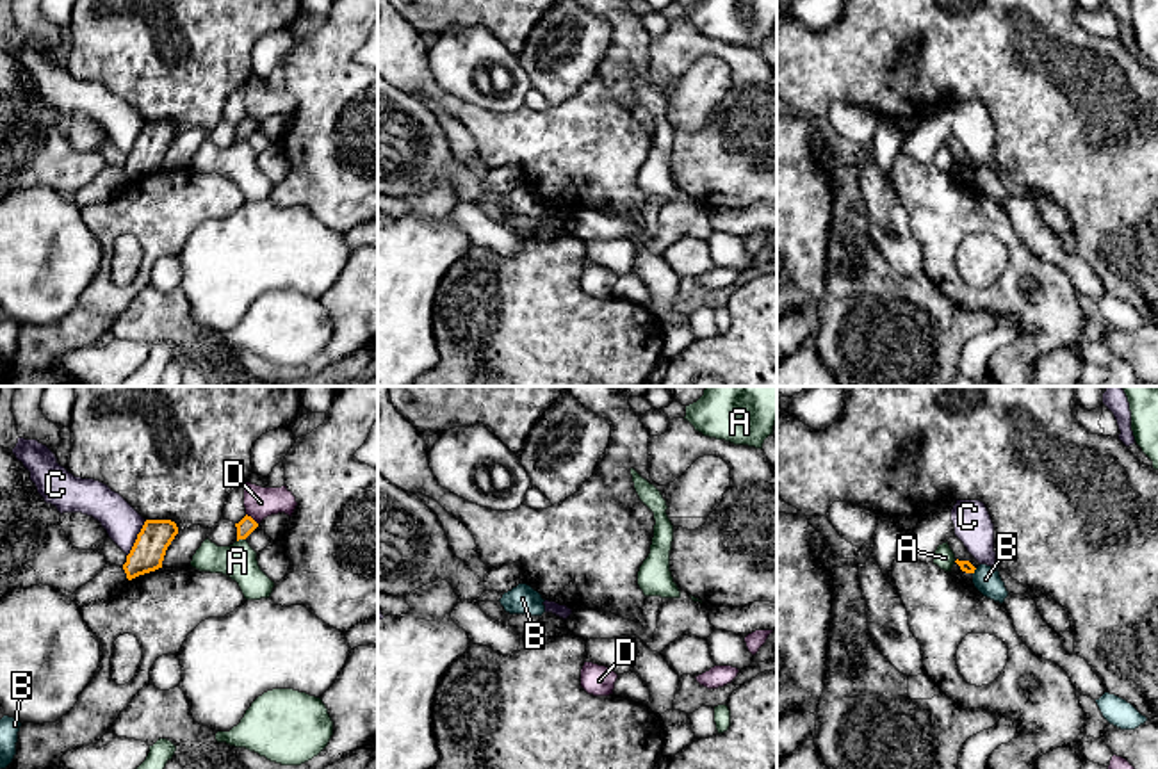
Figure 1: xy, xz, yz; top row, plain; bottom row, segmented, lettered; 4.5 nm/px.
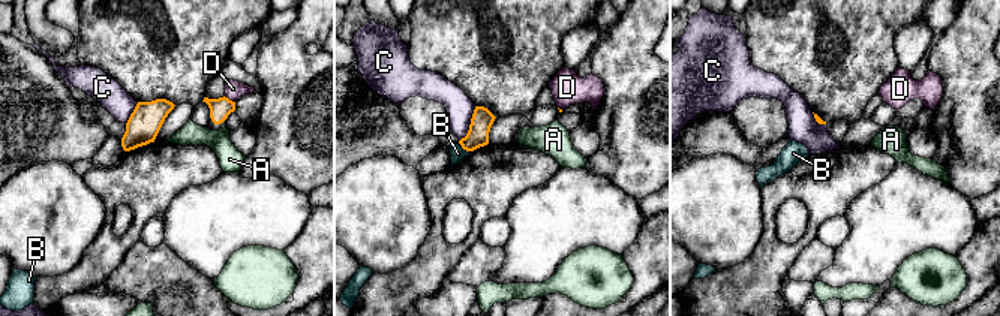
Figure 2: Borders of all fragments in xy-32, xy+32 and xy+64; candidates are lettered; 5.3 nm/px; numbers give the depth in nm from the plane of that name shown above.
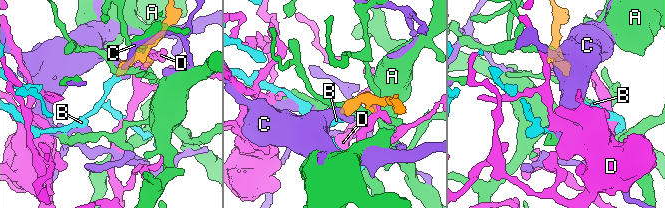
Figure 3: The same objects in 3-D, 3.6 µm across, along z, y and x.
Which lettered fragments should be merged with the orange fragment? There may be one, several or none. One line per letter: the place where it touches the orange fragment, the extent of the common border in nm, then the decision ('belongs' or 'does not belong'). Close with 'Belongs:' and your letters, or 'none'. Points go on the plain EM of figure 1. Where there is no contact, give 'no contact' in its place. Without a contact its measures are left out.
A: xy (241, 139) | 40 nm | does not belong
B: yz (973, 173) | 40 nm | does not belong
C: xy (138, 139) | 190 nm | does not belong
D: xy (252, 120) | 80 nm | does not belong
Belongs: none

